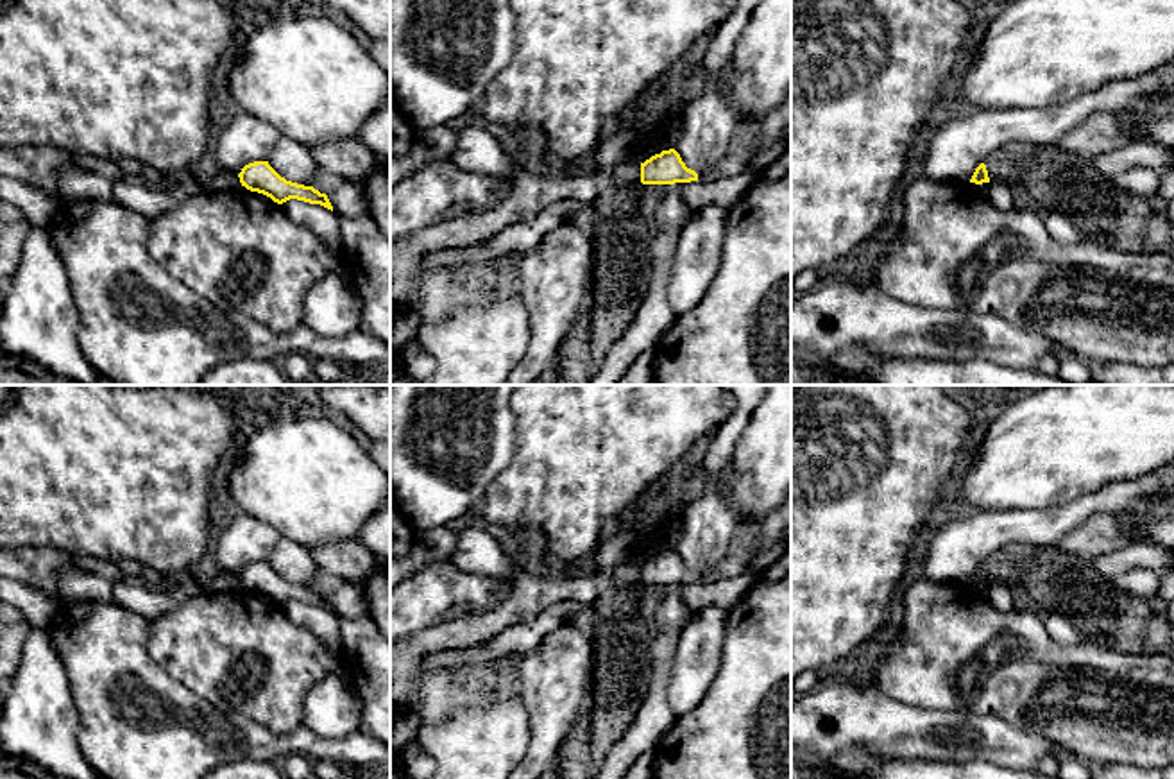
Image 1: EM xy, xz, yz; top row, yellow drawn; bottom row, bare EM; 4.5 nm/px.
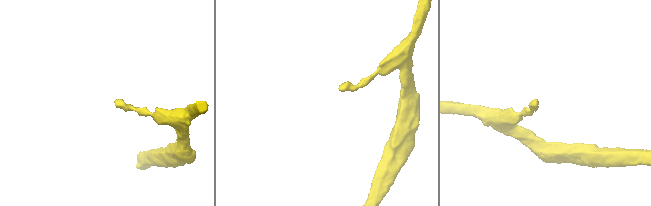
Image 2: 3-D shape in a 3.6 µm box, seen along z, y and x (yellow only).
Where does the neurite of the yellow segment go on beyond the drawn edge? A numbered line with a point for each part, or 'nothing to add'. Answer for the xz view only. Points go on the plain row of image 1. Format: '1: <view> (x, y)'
nothing to add

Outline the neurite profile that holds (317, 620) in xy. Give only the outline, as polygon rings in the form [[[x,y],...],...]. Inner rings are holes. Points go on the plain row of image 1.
[[[297,600],[283,604],[281,609],[292,623],[320,638],[338,655],[342,654],[338,618],[335,612]]]

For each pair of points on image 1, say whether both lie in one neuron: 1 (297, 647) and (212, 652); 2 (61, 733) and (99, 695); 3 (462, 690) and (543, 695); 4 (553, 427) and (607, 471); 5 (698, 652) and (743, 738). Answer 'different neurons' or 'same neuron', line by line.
1: same neuron
2: different neurons
3: same neuron
4: same neuron
5: different neurons

